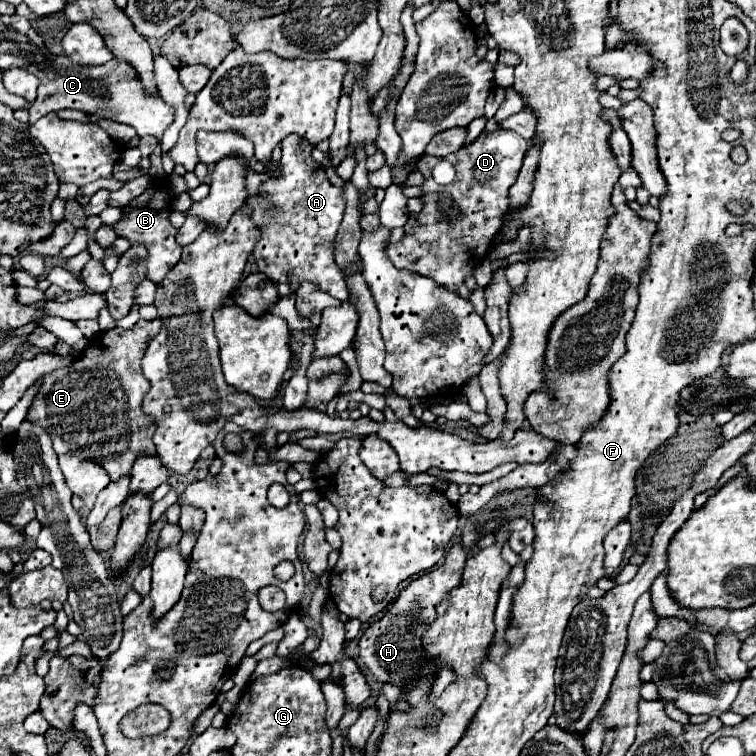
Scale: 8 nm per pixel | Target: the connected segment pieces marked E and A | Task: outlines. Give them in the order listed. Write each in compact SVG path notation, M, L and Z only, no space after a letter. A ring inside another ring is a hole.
M140 319L128 331L120 327L114 327L110 331L100 331L100 335L88 341L86 349L74 359L70 367L56 369L44 377L44 383L32 401L28 417L50 433L58 455L70 453L96 461L108 471L110 479L118 479L120 475L128 473L134 461L138 459L138 455L154 455L154 443L152 443L154 423L142 411L142 399L150 389L150 383L146 383L142 375L140 361L144 357L146 343L160 331L160 327L162 327L162 319L154 319L154 321Z
M298 135L282 141L280 175L256 173L248 169L248 199L254 209L252 219L260 227L262 237L254 249L258 271L276 283L314 281L334 299L348 299L346 271L334 263L334 237L338 233L346 201L342 191L334 187L324 167L312 159L312 145Z

